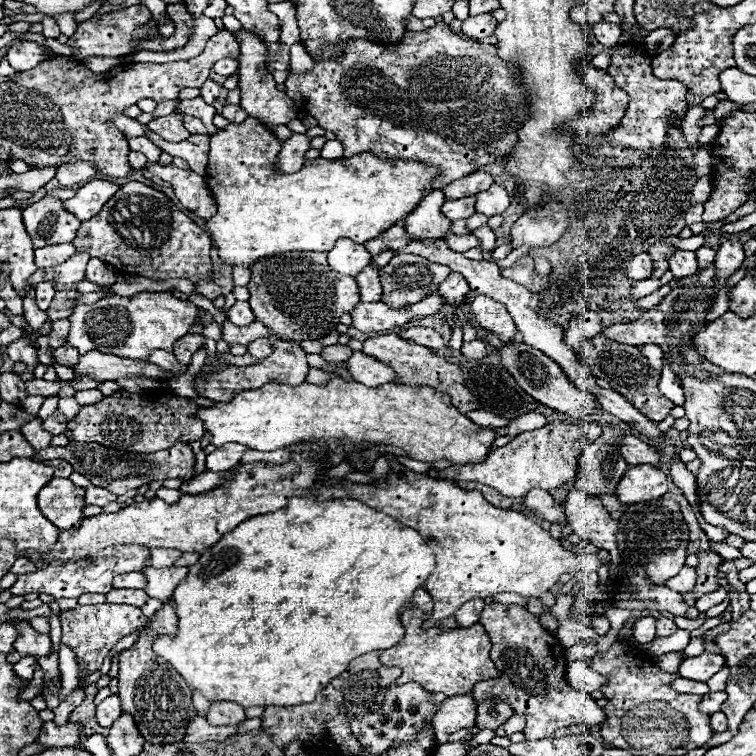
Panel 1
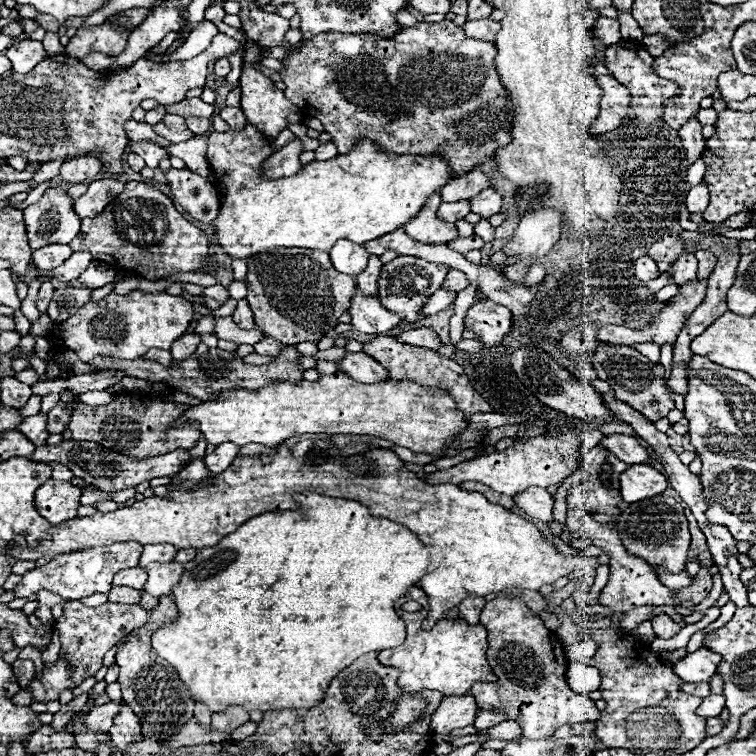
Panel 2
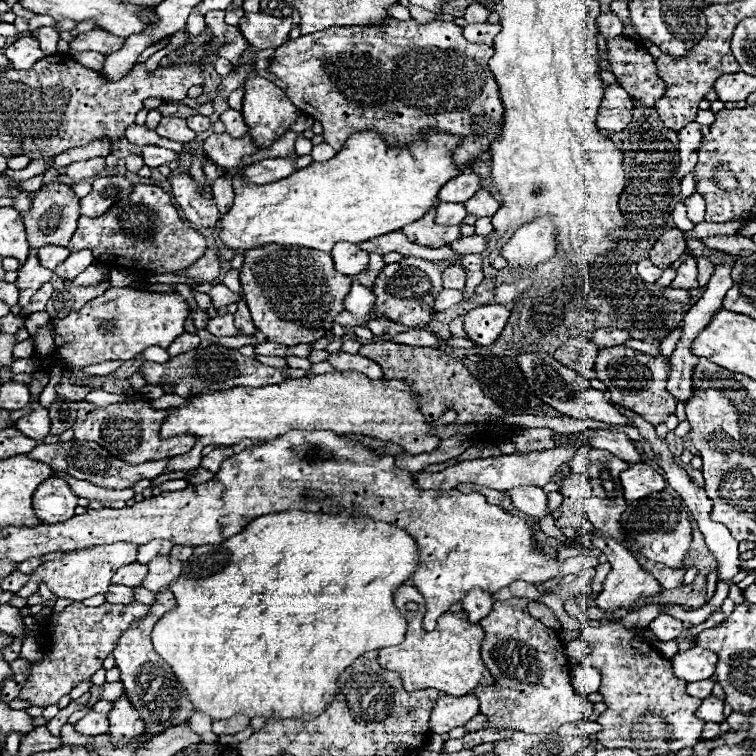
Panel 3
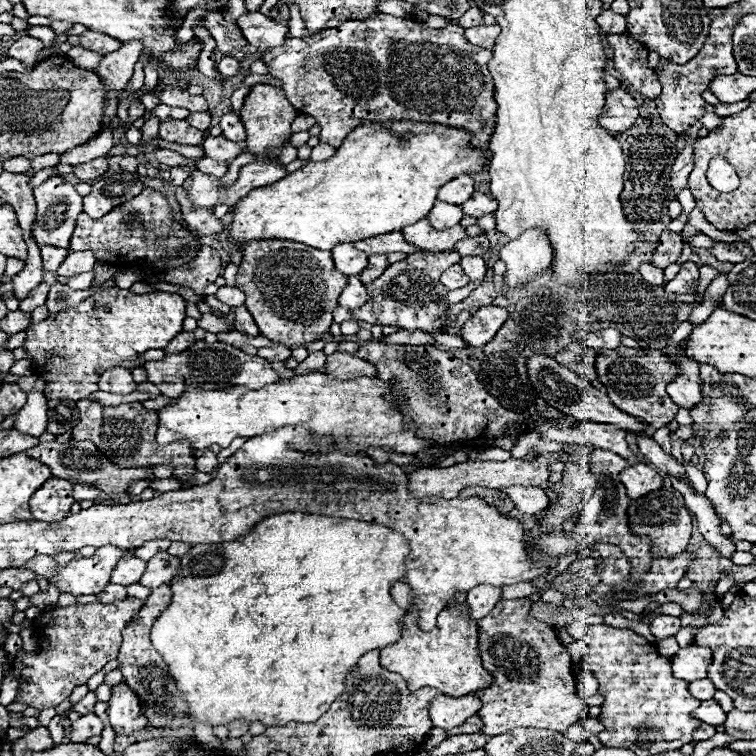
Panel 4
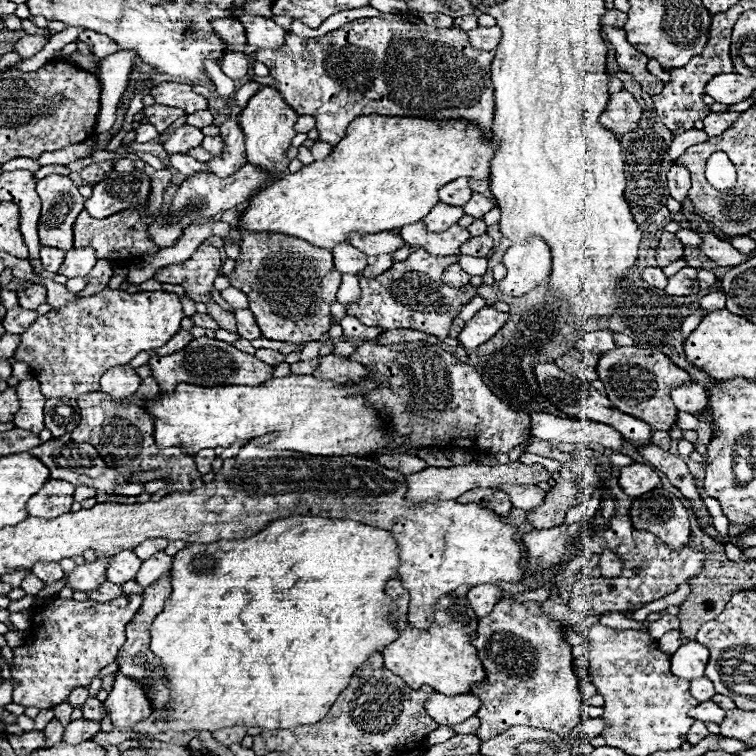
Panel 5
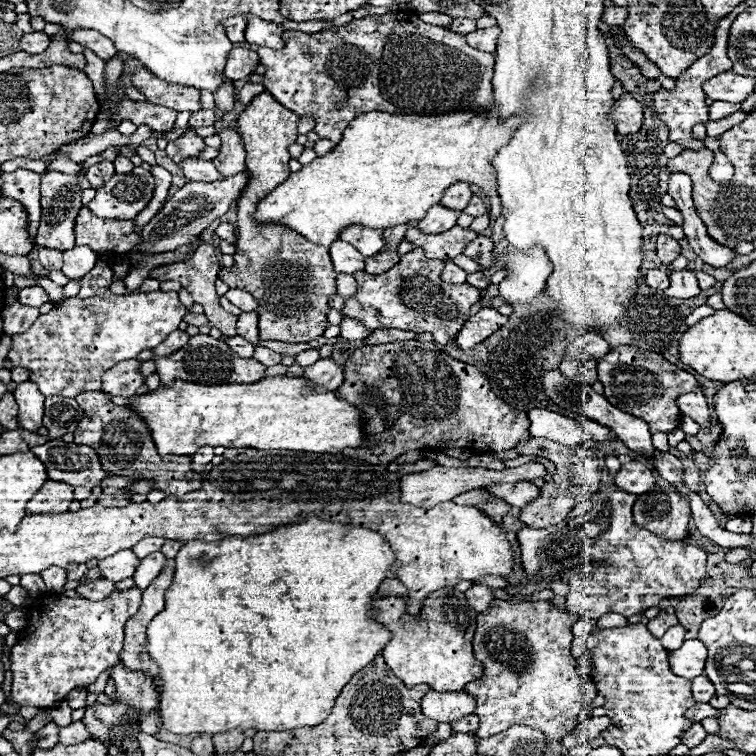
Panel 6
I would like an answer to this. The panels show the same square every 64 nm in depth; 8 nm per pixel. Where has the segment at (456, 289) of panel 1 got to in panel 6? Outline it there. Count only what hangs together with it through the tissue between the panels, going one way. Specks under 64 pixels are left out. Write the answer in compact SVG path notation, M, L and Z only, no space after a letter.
M446 262L444 270L442 270L442 280L450 282L450 284L464 284L466 282L466 272L456 266L454 262Z

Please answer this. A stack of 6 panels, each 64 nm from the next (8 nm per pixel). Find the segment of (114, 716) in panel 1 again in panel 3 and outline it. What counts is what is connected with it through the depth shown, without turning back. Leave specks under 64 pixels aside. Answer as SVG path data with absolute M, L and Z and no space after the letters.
M90 710L82 720L78 720L76 724L76 732L82 736L98 736L98 734L106 734L108 732L108 714L100 714Z

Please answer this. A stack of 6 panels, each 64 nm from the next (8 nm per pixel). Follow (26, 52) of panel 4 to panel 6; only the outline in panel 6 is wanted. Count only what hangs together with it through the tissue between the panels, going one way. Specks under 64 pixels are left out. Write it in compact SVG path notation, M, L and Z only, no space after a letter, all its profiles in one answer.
M30 32L20 40L20 50L28 54L42 54L50 44L50 36L46 32Z

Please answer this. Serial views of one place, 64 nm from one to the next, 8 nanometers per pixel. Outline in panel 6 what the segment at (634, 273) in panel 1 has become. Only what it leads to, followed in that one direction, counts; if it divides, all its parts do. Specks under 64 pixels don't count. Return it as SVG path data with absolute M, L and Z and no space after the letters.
M648 270L644 276L644 282L652 288L652 290L666 290L668 286L668 274L662 270Z

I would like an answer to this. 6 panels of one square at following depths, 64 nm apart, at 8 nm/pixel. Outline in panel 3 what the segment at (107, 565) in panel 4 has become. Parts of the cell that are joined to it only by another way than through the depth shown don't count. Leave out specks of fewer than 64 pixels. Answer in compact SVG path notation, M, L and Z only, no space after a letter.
M124 542L118 544L106 544L106 546L94 546L94 548L84 548L80 552L70 552L62 560L46 562L42 564L36 572L32 572L32 580L22 586L16 594L22 598L28 598L30 594L38 592L38 584L46 582L48 588L58 596L58 598L72 598L72 600L84 600L96 594L106 594L110 586L110 578L116 574L118 566L130 564L136 560L138 546L126 546Z

